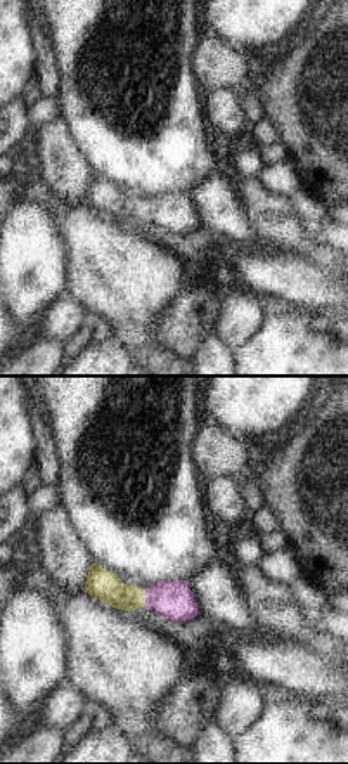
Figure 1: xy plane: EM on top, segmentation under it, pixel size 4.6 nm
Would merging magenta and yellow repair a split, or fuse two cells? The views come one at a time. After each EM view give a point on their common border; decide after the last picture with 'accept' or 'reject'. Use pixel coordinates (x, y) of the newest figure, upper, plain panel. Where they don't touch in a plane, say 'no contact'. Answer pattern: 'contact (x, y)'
contact (144, 207)

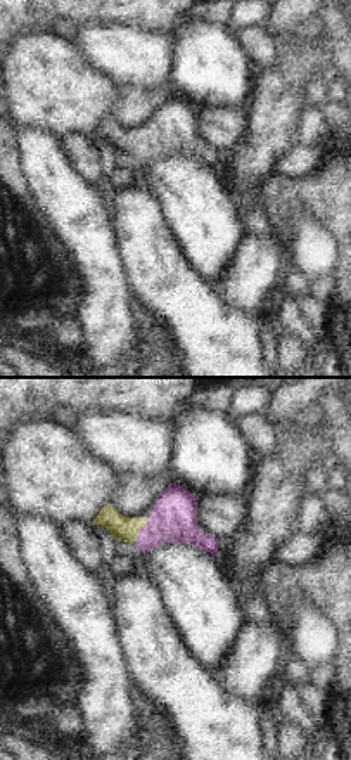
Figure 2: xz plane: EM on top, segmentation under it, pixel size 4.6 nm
contact (140, 142)

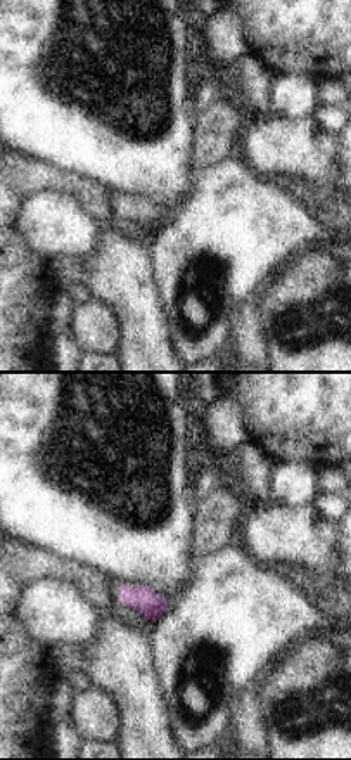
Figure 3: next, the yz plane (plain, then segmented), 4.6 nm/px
contact (134, 198)

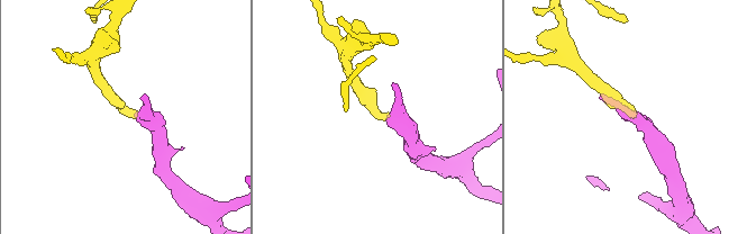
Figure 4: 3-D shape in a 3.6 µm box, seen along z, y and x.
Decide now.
accept

